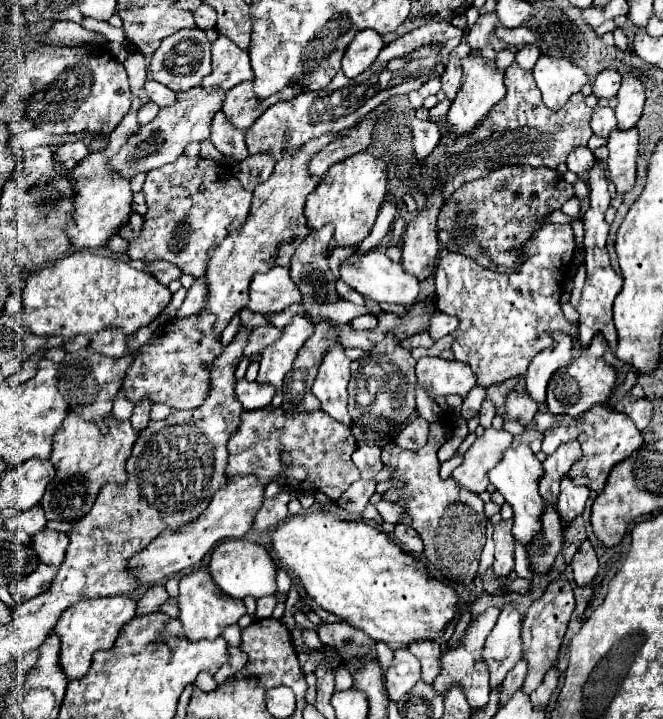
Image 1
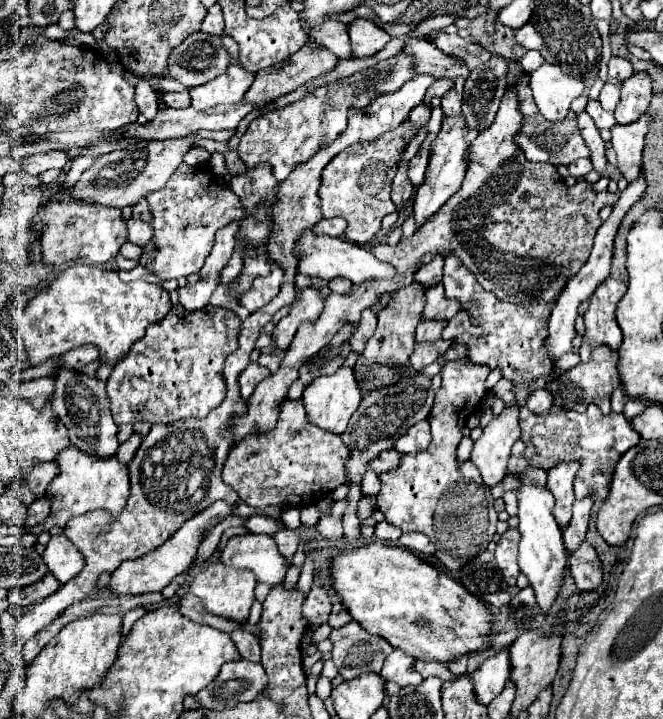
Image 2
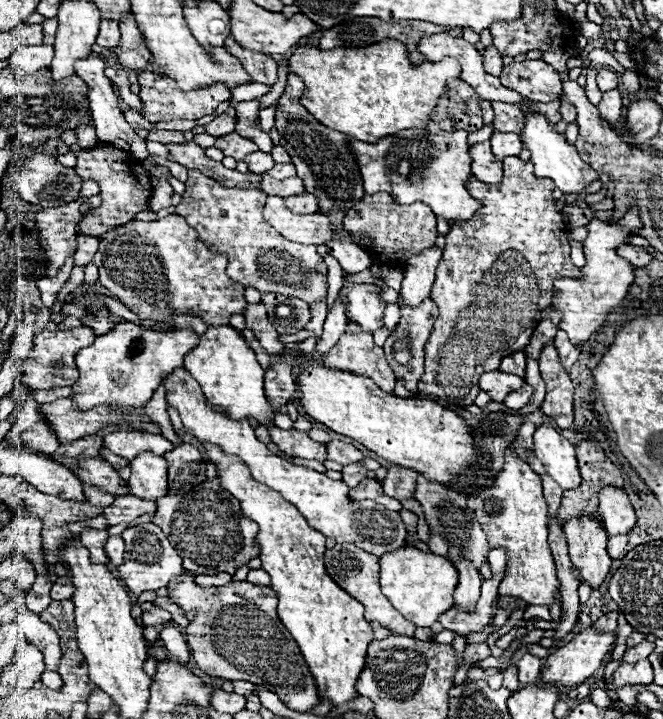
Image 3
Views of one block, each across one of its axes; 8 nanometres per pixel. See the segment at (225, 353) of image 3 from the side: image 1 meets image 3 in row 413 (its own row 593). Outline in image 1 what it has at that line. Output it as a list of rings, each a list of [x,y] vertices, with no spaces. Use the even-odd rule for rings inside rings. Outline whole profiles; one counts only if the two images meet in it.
[[[244,538],[240,540],[226,540],[218,544],[212,552],[208,572],[214,580],[214,584],[228,596],[244,600],[248,596],[252,598],[262,598],[276,594],[276,566],[270,558],[270,554],[256,542],[248,542]]]

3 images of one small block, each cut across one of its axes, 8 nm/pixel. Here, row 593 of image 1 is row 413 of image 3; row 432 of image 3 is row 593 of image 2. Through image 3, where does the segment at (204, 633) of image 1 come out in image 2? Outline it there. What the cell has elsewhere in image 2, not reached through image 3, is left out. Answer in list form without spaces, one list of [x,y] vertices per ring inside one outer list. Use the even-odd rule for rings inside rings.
[[[222,562],[206,564],[198,574],[192,576],[192,582],[190,582],[190,592],[196,594],[212,614],[224,616],[236,622],[244,622],[248,618],[250,608],[254,604],[254,588],[256,588],[256,576],[250,570],[224,566]]]

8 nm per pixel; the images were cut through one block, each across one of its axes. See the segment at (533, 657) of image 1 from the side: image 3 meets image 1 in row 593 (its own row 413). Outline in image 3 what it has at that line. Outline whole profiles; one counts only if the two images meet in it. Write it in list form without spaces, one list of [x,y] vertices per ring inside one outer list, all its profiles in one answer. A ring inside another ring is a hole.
[[[548,342],[540,354],[540,374],[546,382],[546,400],[540,404],[540,410],[554,418],[560,428],[570,428],[572,414],[572,380],[564,366],[560,364],[560,356],[556,356],[556,348]]]

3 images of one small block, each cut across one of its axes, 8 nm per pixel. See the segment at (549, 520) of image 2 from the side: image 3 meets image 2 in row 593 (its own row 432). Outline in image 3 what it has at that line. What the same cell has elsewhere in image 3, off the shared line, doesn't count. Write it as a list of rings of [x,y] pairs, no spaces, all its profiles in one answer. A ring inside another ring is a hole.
[[[548,422],[540,424],[534,432],[534,454],[544,464],[546,474],[564,490],[580,484],[576,446],[562,438]]]

